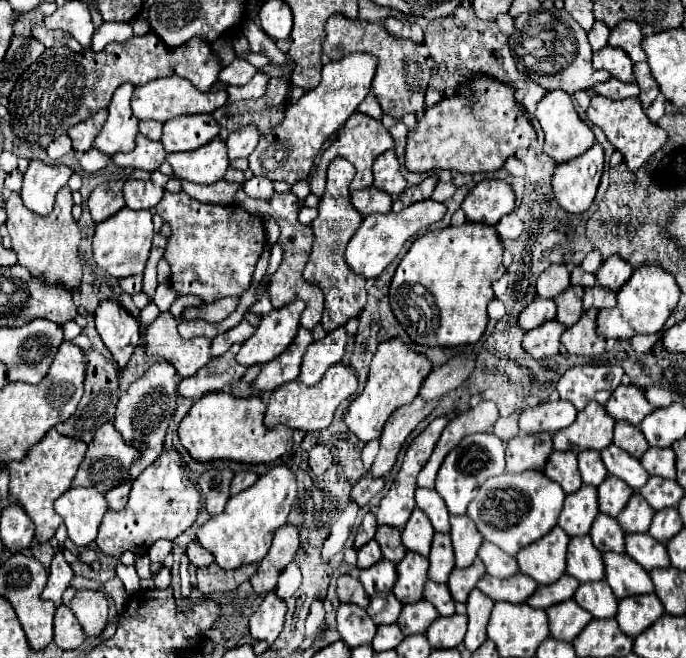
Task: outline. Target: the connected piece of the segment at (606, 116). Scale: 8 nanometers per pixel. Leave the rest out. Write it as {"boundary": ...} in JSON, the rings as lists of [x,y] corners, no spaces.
{"boundary":[[[593,95],[591,97],[591,105],[587,109],[587,117],[593,125],[597,125],[609,139],[609,143],[621,151],[625,165],[631,171],[637,171],[643,163],[647,163],[647,159],[657,153],[663,143],[667,141],[667,133],[649,121],[649,117],[645,115],[639,99],[621,99],[621,101],[613,101],[609,97],[603,95]]]}

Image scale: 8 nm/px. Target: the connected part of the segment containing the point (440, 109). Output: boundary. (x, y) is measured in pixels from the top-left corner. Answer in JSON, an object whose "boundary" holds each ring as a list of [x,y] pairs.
{"boundary":[[[477,77],[463,85],[457,95],[445,97],[441,103],[429,107],[419,119],[419,127],[407,135],[405,167],[413,173],[429,173],[433,169],[449,169],[457,173],[485,173],[497,171],[503,163],[515,155],[519,147],[529,147],[535,139],[535,129],[531,121],[521,113],[519,103],[515,101],[515,89],[503,85],[491,77]]]}

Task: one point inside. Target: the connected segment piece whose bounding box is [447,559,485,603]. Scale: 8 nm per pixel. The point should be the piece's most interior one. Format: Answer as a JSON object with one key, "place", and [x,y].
{"place":[461,581]}

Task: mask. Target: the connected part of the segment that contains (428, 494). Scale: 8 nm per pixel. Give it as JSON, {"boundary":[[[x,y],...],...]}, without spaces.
{"boundary":[[[417,489],[415,491],[415,501],[417,507],[429,517],[431,525],[435,527],[435,531],[439,533],[449,533],[449,511],[445,507],[445,501],[439,497],[439,493],[435,493],[435,489]]]}

